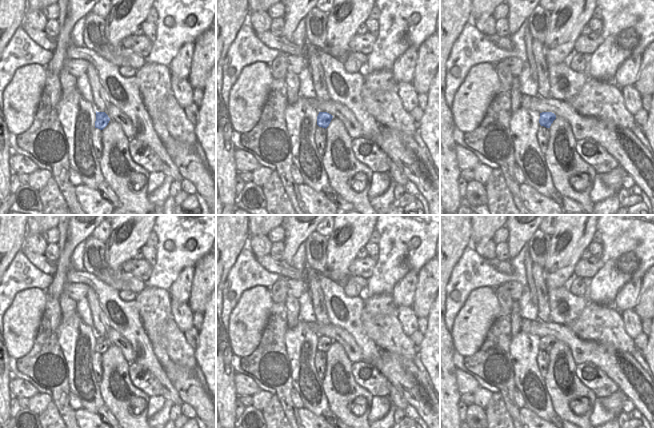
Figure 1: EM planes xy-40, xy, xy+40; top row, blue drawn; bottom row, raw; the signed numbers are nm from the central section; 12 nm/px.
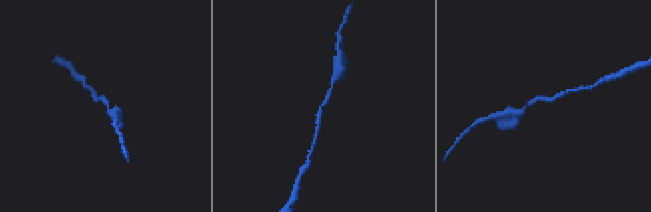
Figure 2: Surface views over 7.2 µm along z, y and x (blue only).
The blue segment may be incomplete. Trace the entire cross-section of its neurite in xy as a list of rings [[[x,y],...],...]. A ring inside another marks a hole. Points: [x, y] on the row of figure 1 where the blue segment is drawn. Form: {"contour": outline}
{"contour": [[[319,112],[317,116],[317,125],[322,128],[327,128],[333,116],[327,112]]]}

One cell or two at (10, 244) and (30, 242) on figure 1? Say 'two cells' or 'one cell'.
two cells

